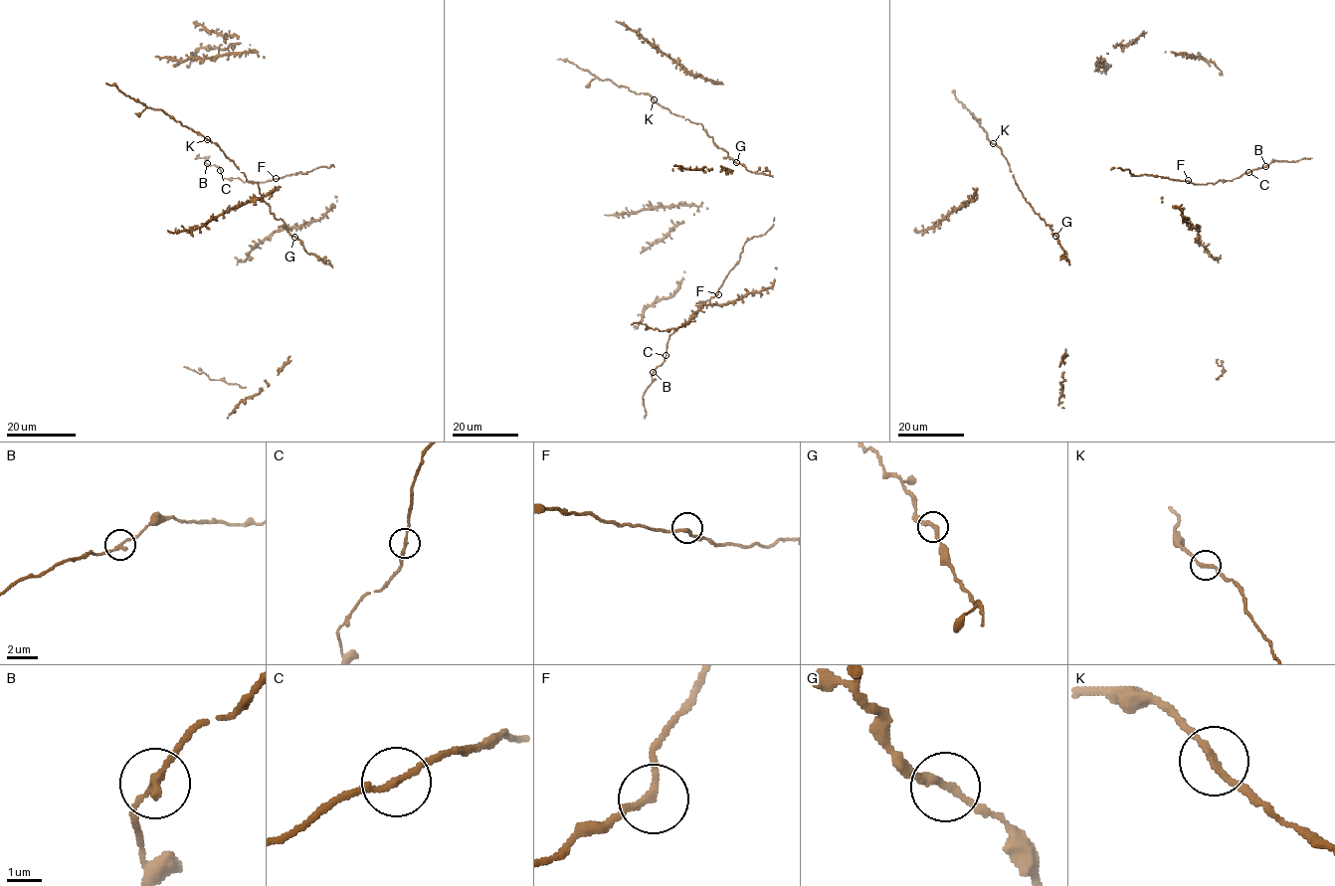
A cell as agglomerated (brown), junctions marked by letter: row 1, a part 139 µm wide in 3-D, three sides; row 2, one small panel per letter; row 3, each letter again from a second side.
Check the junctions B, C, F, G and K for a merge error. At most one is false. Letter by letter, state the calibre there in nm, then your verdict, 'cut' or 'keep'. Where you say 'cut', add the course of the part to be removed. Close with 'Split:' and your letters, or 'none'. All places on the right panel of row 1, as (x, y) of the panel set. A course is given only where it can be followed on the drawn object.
B: 200 nm thick; cut; foreign part runs (1265, 166), (1276, 160), (1312, 158)
C: 170 nm thick; keep
F: 200 nm thick; keep
G: 240 nm thick; keep
K: 200 nm thick; keep
Split: B

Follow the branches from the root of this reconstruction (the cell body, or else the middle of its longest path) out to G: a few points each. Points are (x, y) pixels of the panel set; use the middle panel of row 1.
G: (706, 130), (715, 144), (736, 163)

